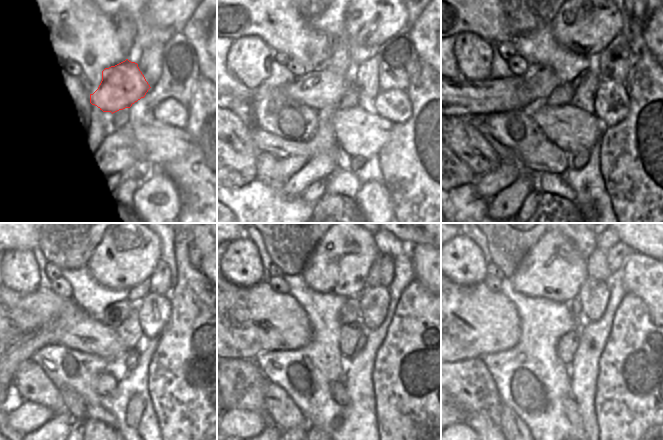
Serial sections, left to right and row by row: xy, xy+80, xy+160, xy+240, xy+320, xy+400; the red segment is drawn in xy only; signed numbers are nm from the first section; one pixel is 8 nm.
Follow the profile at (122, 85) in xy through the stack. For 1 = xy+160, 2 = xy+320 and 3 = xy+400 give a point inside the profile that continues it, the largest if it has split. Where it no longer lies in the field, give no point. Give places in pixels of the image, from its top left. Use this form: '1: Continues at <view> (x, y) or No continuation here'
1: Continues at xy+160 (516, 92)
2: Continues at xy+320 (266, 319)
3: Continues at xy+400 (494, 320).

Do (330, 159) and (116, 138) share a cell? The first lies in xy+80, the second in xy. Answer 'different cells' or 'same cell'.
same cell

